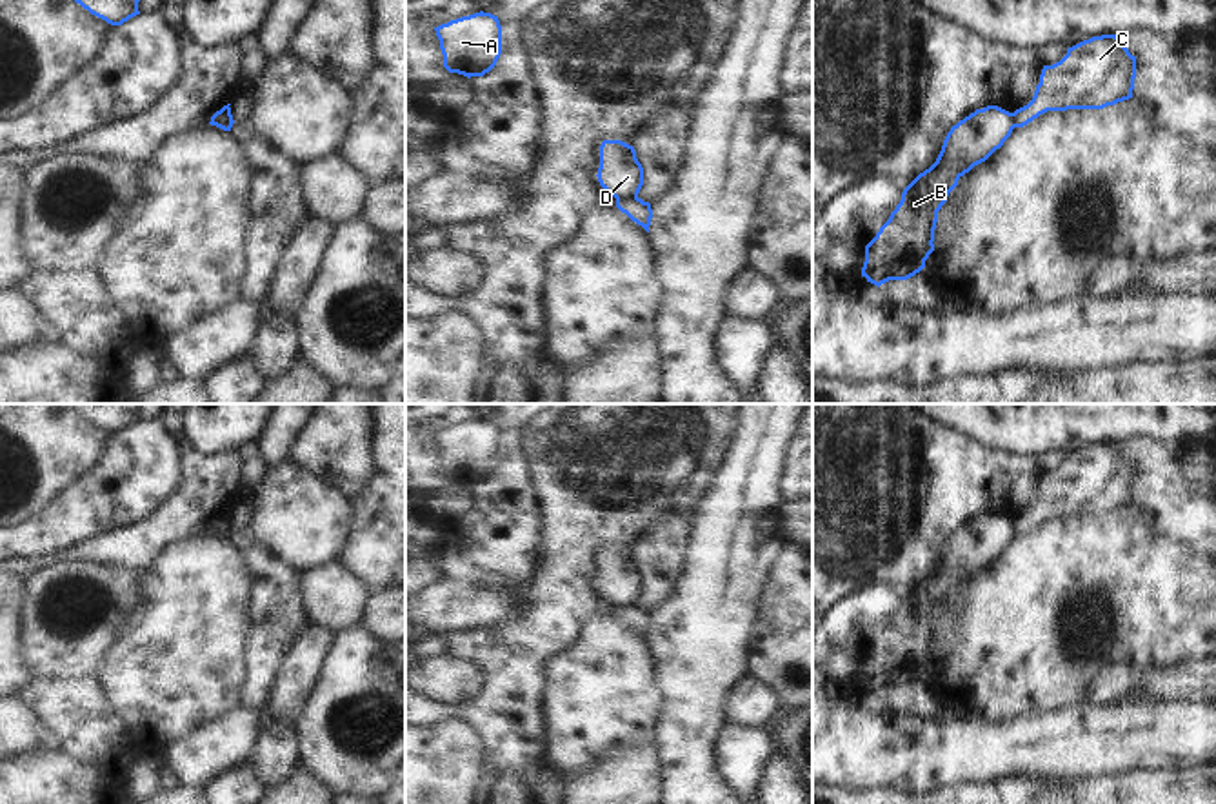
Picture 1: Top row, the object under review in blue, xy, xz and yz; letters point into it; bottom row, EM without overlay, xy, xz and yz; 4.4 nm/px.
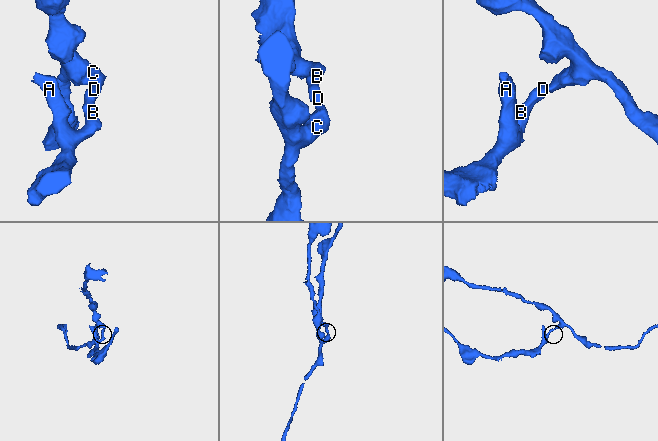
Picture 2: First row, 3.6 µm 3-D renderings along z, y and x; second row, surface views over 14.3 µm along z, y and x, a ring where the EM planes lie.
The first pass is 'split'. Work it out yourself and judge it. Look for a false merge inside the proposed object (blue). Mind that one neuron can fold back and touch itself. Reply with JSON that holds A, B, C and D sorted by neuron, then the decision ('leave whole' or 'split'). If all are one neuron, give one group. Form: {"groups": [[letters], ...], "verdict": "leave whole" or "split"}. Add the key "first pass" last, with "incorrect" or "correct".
{"groups": [["A", "B", "D"], ["C"]], "verdict": "split", "first pass": "correct"}

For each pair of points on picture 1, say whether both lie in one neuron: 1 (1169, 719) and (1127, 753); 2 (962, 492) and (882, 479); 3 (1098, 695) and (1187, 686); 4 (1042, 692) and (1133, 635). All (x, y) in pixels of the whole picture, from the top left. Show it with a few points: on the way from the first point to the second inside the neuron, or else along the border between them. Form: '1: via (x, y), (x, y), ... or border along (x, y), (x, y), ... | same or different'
1: via (1158, 730), (1138, 743) | same
2: via (942, 484), (902, 484) | same
3: via (1120, 683), (1166, 686) | same
4: via (1067, 668), (1113, 666), (1116, 661) | same

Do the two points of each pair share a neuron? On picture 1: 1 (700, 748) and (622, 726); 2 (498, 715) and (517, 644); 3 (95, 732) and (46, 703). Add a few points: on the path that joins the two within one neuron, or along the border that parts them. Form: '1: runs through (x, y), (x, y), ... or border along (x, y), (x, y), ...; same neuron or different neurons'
1: border along (666, 693), (666, 712), (655, 737); different neurons
2: runs through (509, 697), (517, 688), (517, 663); same neuron
3: runs through (82, 721), (59, 703); same neuron

